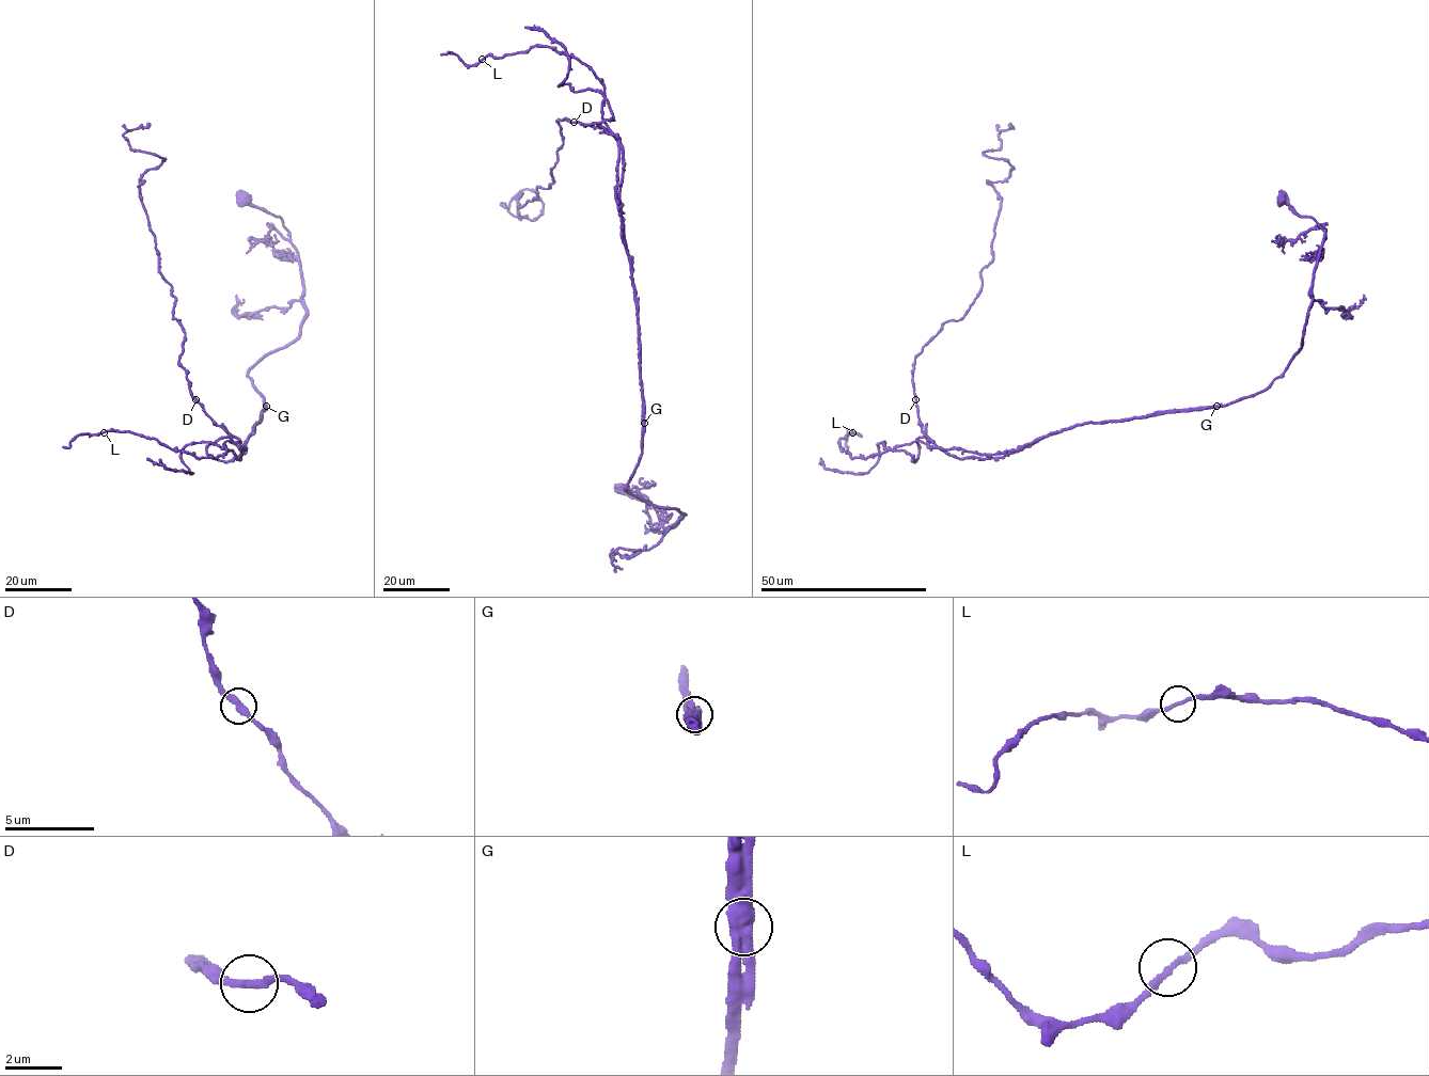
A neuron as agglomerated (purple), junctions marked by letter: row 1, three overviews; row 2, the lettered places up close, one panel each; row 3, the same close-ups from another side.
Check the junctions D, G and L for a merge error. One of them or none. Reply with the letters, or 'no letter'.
G

